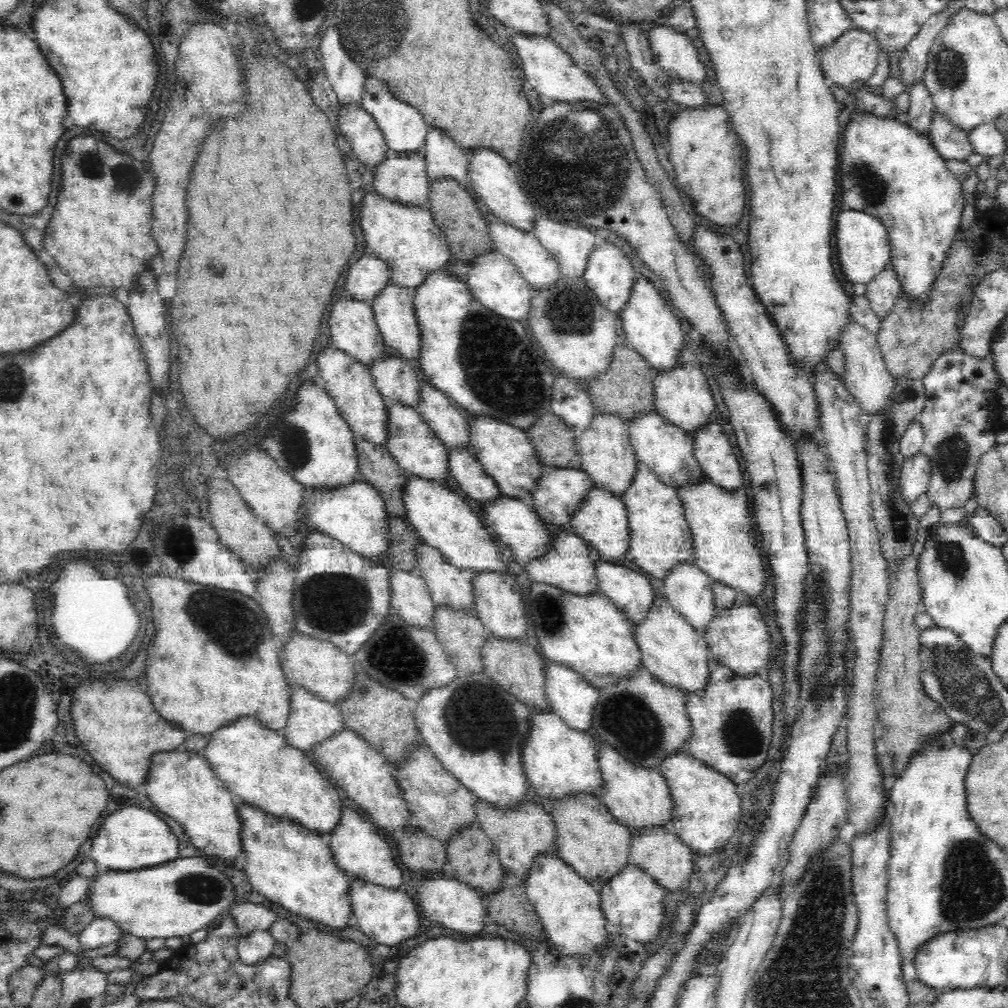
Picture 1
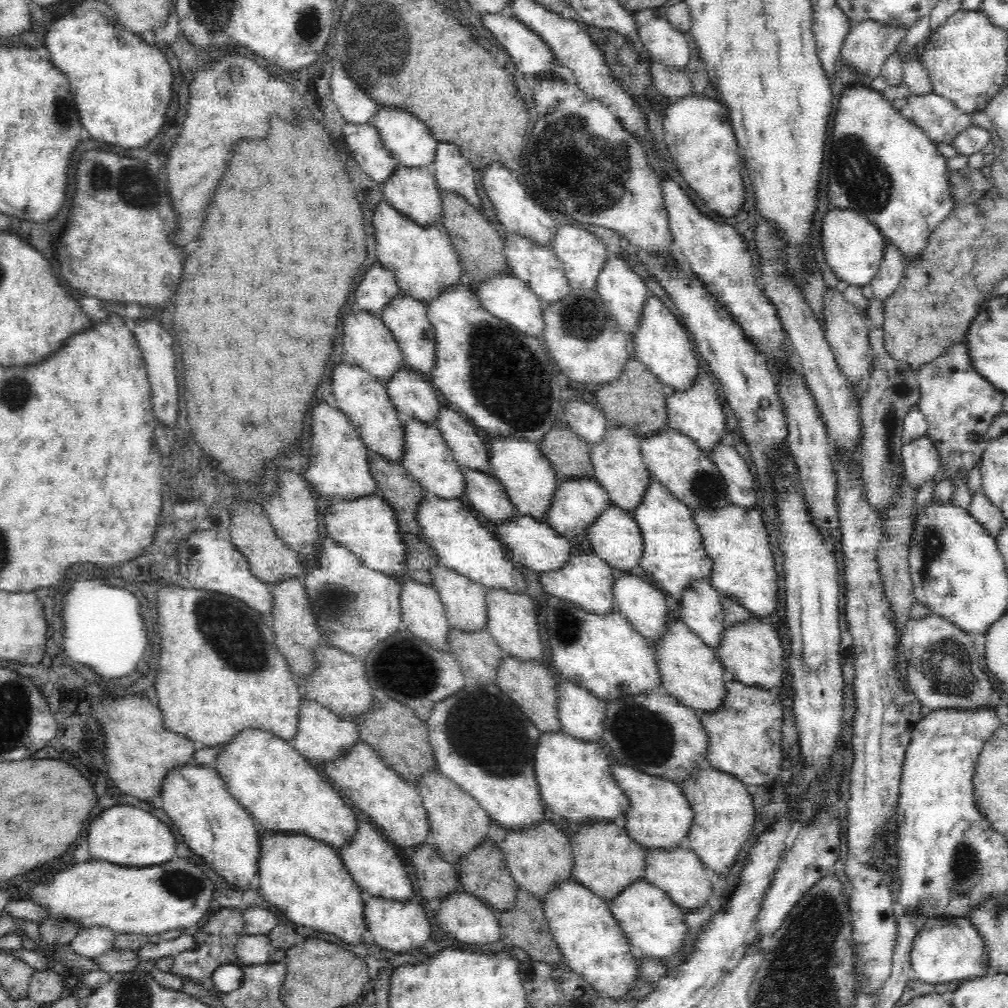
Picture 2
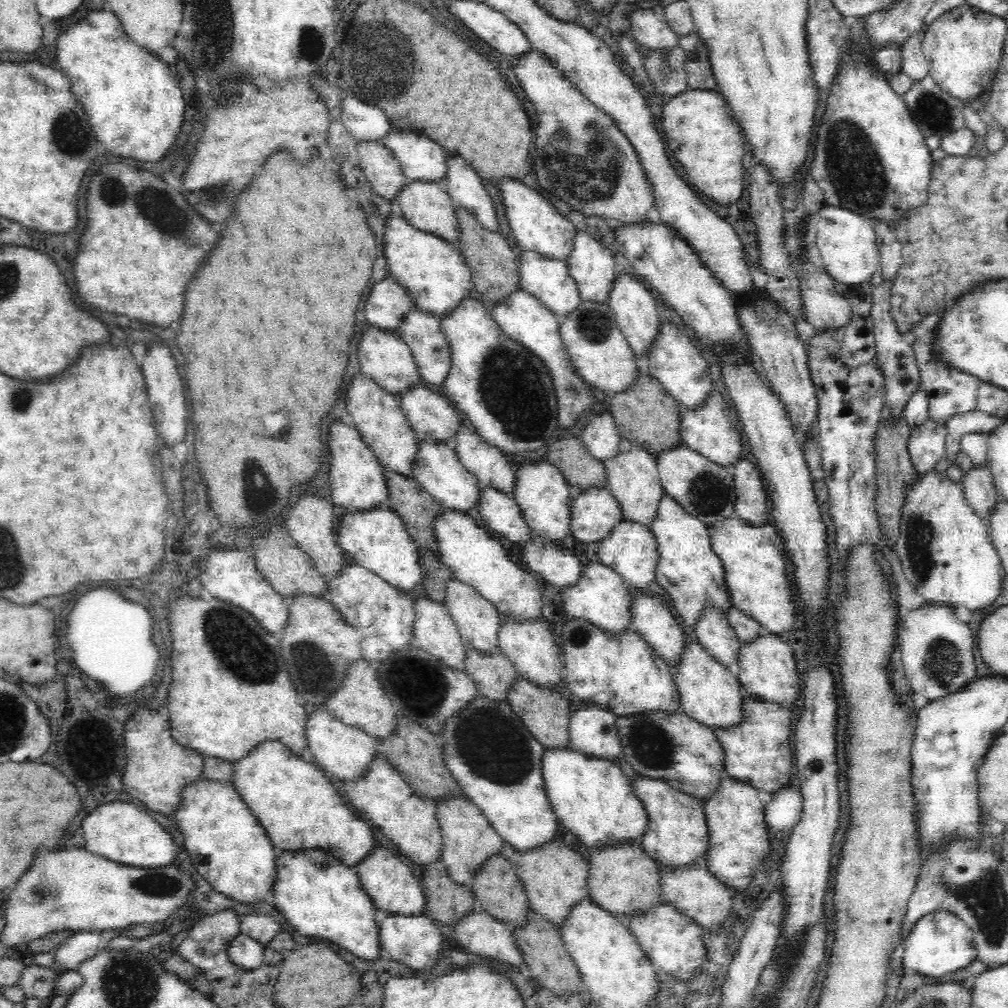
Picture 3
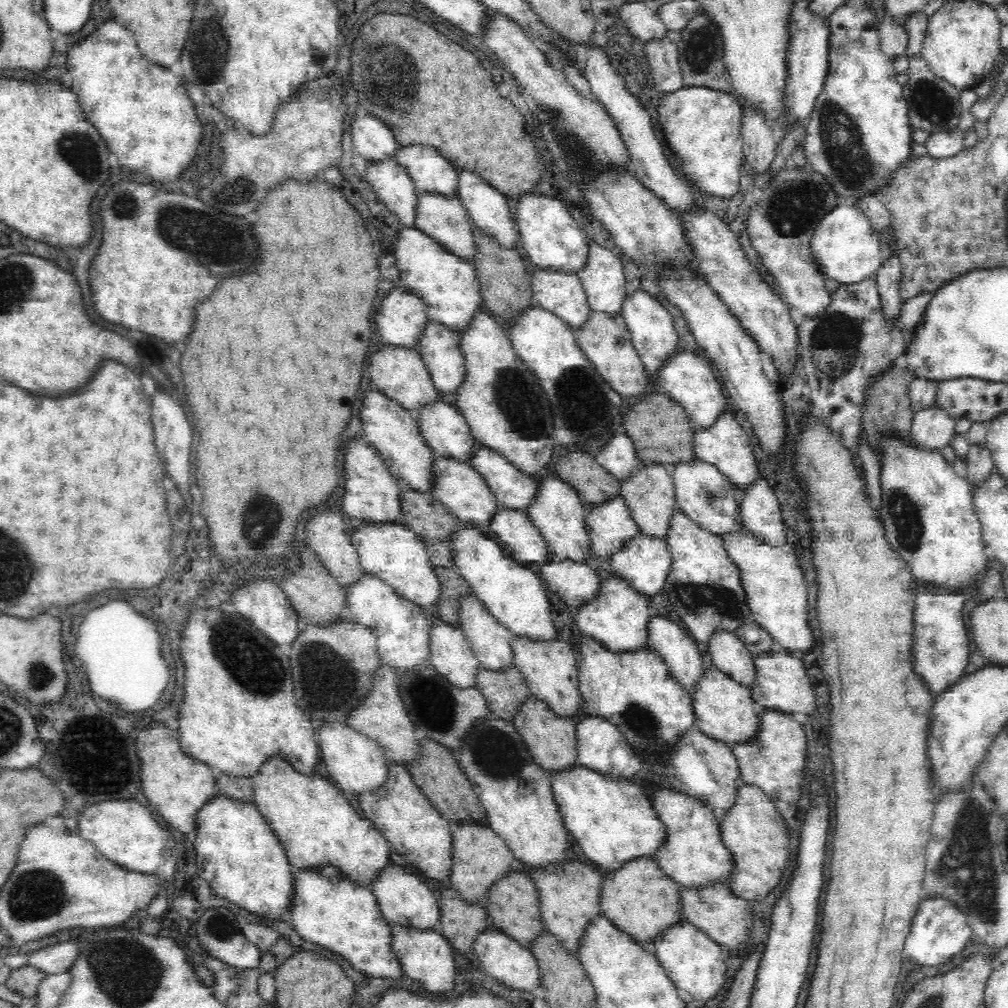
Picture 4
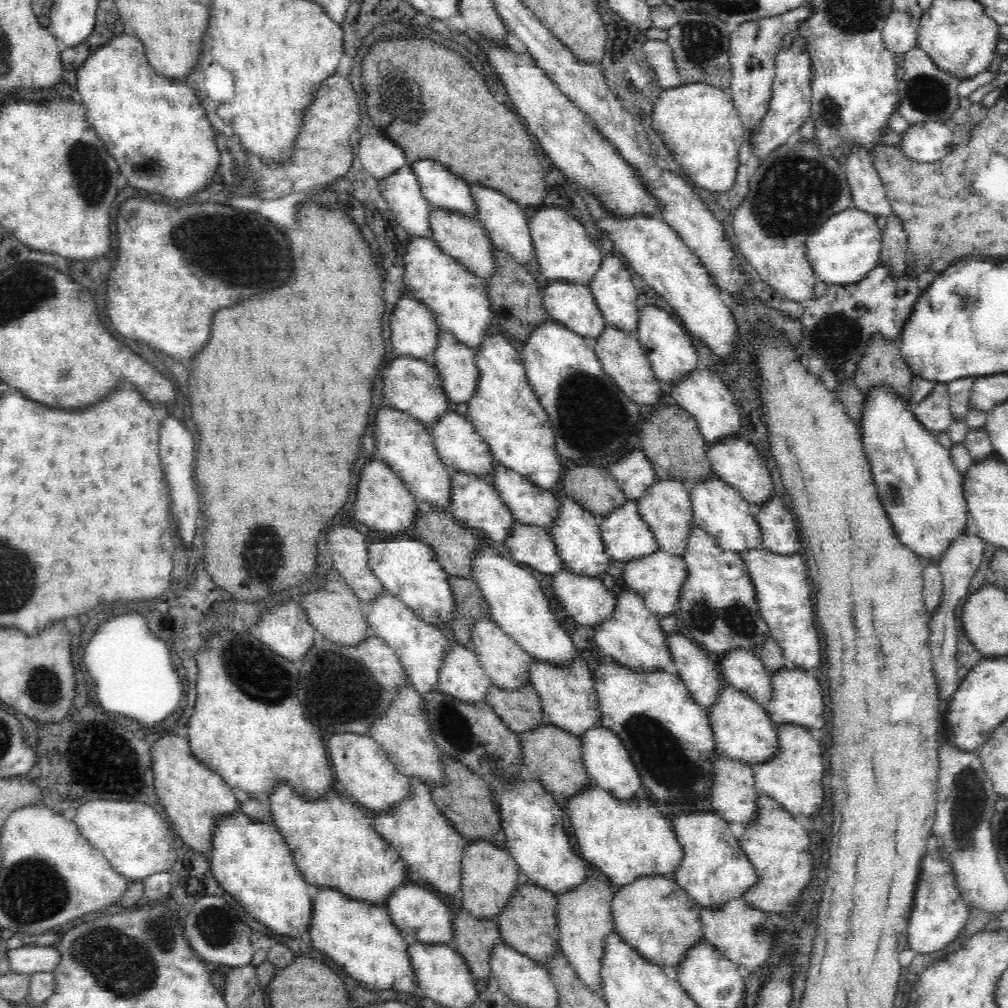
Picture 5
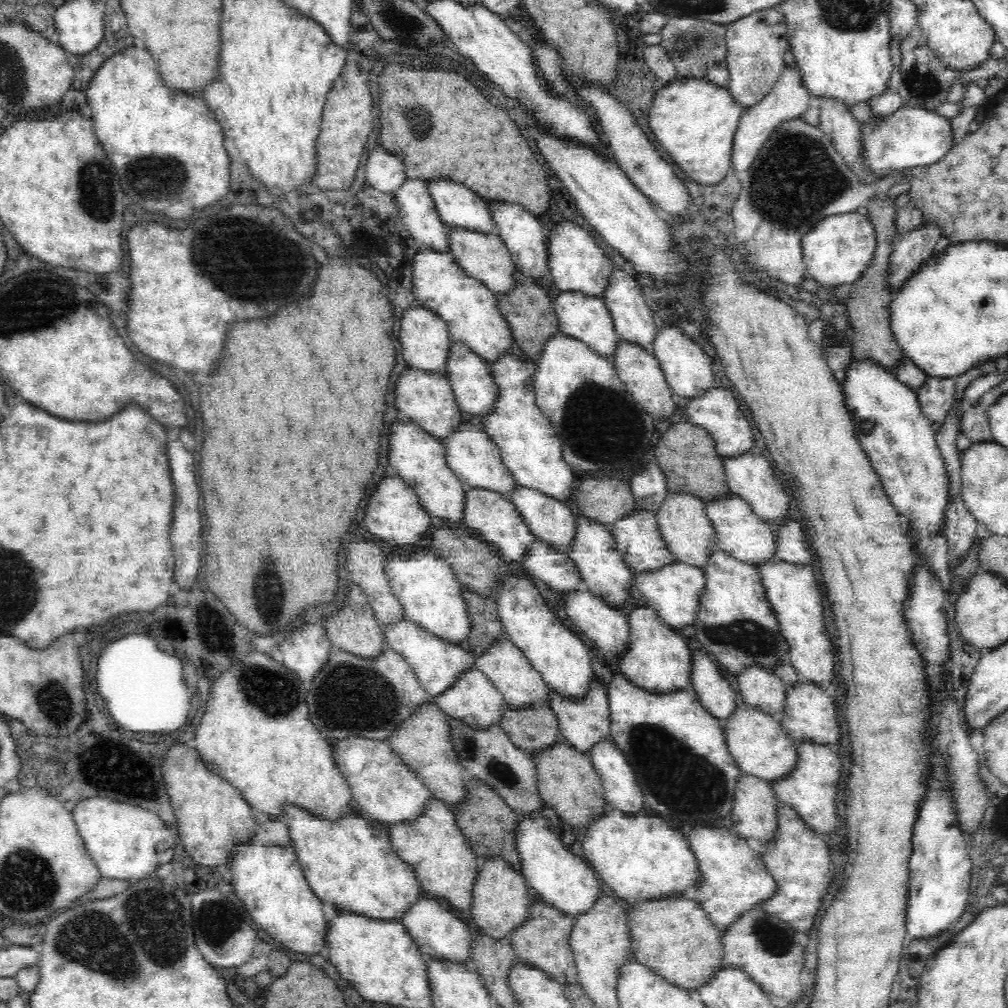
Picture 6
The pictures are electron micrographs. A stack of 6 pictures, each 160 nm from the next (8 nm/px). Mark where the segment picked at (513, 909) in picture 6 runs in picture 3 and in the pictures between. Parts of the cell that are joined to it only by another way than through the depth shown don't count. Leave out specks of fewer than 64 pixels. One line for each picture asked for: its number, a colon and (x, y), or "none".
3: (468, 838)
4: (479, 856)
5: (489, 872)

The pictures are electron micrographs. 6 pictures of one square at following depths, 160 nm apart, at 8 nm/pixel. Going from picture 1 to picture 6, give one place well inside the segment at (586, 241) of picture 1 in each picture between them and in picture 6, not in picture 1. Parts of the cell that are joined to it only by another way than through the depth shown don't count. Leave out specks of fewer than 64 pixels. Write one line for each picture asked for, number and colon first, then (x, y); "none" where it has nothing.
2: (581, 253)
3: (592, 265)
4: (601, 275)
5: (614, 294)
6: (633, 320)

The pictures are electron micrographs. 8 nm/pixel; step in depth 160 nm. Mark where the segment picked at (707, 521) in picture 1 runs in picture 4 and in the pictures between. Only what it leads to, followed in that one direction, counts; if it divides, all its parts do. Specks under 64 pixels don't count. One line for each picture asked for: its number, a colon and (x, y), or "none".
2: (735, 539)
3: (755, 578)
4: (775, 593)

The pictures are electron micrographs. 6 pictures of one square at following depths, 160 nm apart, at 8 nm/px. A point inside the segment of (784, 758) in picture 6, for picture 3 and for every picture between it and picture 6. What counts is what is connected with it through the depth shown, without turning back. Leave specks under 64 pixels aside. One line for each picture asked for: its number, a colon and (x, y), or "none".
3: (709, 692)
4: (722, 708)
5: (741, 728)

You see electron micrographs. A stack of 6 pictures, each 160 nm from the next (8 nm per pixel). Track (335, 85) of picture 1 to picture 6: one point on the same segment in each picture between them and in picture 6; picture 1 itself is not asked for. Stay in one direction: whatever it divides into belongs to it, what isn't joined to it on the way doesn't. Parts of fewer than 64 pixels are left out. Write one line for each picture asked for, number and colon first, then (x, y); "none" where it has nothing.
2: (355, 105)
3: (365, 121)
4: (370, 136)
5: (380, 155)
6: (384, 171)

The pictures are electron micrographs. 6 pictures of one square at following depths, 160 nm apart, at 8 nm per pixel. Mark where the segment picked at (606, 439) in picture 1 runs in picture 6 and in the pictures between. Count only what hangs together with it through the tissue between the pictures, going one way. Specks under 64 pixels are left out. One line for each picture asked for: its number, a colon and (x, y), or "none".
2: (618, 467)
3: (631, 476)
4: (648, 492)
5: (665, 507)
6: (686, 532)

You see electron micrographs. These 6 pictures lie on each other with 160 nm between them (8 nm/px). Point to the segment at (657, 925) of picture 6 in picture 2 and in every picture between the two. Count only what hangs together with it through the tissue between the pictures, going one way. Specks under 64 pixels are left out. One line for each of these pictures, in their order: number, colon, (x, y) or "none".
2: (605, 858)
3: (621, 877)
4: (640, 899)
5: (651, 914)

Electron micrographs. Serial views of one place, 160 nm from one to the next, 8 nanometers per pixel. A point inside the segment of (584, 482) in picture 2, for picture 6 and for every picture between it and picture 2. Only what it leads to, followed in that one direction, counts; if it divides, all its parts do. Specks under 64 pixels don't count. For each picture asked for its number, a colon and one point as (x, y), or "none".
3: (593, 512)
4: (608, 525)
5: (624, 536)
6: (637, 538)

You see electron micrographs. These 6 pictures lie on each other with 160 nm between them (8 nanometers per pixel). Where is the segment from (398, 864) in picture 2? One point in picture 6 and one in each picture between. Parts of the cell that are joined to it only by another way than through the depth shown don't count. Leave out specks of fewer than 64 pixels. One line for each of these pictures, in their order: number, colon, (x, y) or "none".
3: (391, 885)
4: (403, 899)
5: (419, 915)
6: (439, 934)

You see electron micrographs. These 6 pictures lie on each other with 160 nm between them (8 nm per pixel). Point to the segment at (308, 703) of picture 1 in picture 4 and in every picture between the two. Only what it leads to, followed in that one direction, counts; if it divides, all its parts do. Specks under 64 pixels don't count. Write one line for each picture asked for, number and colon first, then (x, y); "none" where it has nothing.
2: (321, 735)
3: (341, 750)
4: (354, 762)

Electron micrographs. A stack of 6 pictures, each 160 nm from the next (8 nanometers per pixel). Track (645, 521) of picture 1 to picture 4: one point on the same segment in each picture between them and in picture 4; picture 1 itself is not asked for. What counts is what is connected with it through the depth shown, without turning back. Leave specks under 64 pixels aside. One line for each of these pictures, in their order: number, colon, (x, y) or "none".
2: (672, 554)
3: (687, 568)
4: (703, 585)

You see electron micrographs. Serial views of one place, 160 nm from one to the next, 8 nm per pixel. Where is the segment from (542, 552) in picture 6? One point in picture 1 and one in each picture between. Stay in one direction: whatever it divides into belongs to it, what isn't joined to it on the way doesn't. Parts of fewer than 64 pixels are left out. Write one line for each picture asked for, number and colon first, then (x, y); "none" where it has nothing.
1: (467, 470)
2: (485, 493)
3: (501, 513)
4: (512, 526)
5: (531, 545)

